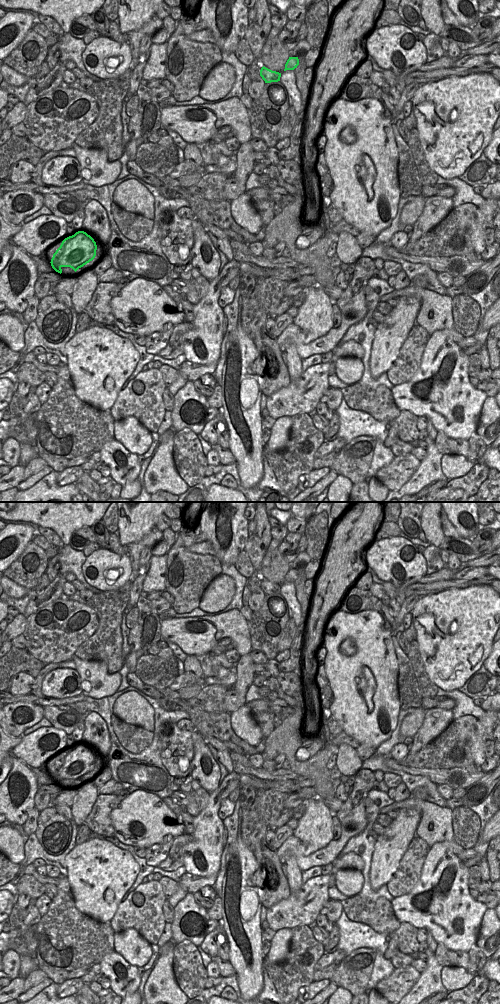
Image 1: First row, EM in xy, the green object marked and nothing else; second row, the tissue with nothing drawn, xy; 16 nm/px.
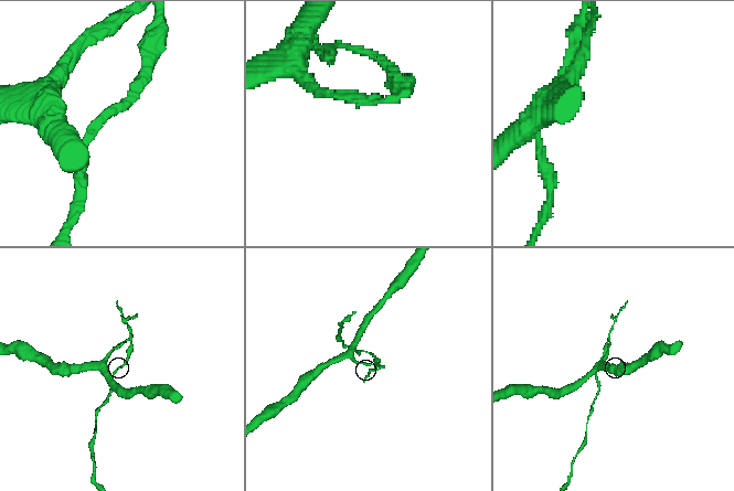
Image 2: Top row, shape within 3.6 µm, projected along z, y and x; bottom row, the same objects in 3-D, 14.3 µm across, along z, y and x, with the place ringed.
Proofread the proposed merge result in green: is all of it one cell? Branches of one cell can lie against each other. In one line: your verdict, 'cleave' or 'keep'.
keep

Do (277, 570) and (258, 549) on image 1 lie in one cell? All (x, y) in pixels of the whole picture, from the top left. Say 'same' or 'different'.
same

